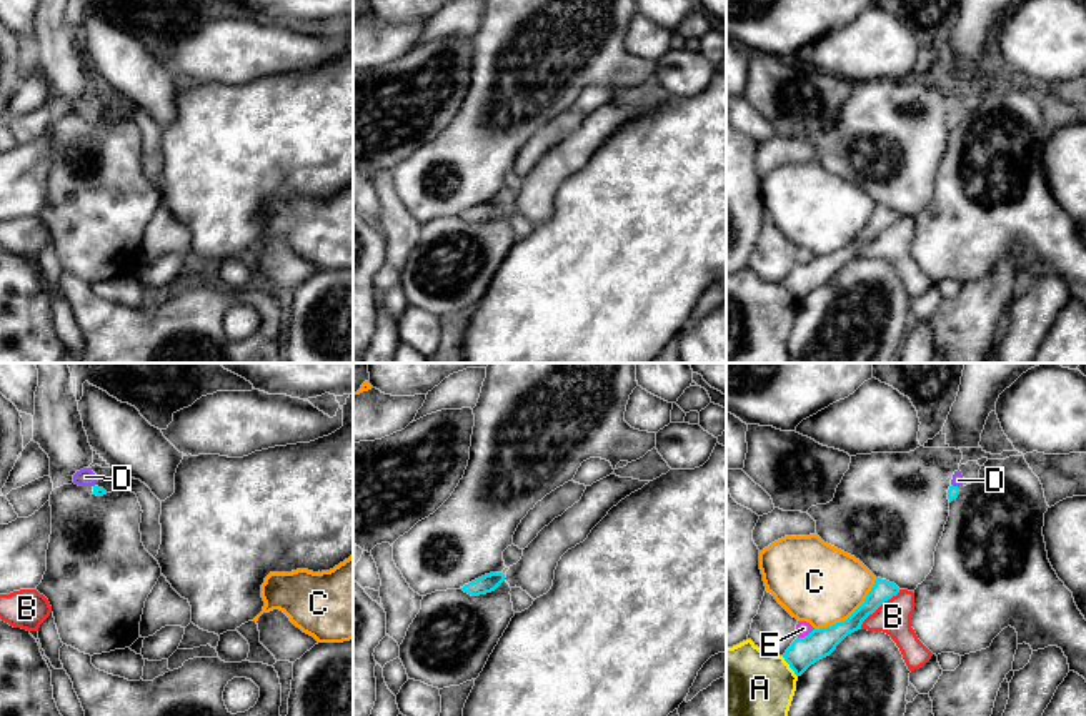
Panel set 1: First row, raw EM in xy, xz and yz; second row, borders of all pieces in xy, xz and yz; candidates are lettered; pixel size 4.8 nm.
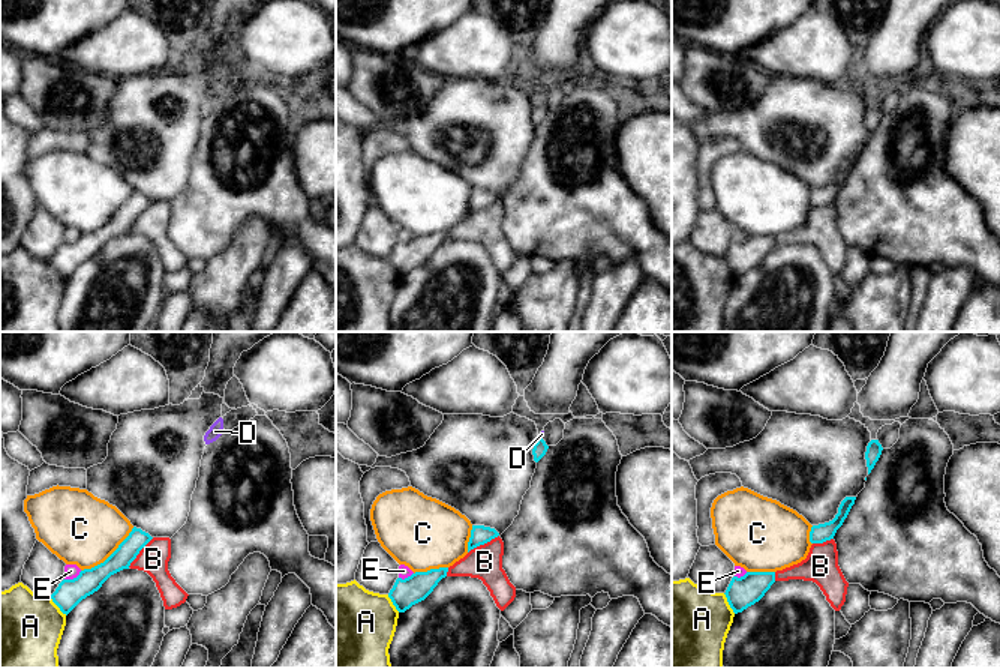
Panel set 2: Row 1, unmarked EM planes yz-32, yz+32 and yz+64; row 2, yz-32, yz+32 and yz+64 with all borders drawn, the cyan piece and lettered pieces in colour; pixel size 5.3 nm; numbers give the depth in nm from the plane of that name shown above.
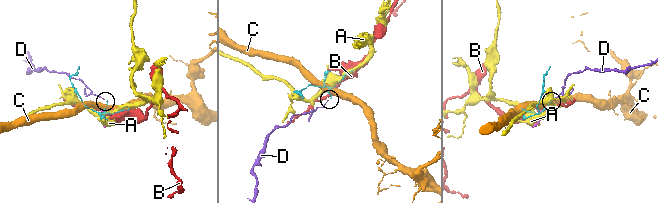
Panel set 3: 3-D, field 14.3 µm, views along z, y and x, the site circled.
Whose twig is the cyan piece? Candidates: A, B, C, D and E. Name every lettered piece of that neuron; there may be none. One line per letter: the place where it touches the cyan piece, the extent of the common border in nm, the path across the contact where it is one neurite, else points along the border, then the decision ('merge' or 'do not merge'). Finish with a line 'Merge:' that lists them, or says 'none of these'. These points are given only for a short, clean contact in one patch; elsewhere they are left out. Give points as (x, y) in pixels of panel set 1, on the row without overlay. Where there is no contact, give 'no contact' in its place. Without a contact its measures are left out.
A: meets cyan in yz at (790, 293); contact 130 nm long; do not merge
B: meets cyan in yz at (878, 233); contact 260 nm long; do not merge
C: meets cyan in yz at (851, 242); contact 400 nm long; do not merge
D: meets cyan in yz at (955, 114); contact 50 nm long; runs through yz (953, 119), (955, 114), (958, 107); merge
E: meets cyan in yz at (805, 263); contact 90 nm long; do not merge
Merge: D

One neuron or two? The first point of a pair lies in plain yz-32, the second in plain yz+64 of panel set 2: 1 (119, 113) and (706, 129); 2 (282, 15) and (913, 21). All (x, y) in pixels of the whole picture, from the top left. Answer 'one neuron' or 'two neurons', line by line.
1: one neuron
2: two neurons

